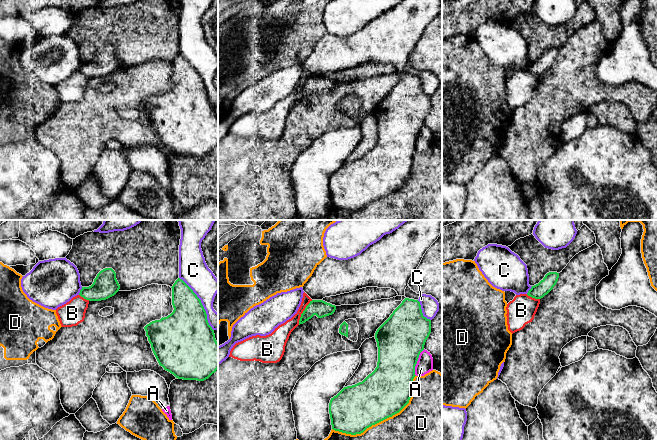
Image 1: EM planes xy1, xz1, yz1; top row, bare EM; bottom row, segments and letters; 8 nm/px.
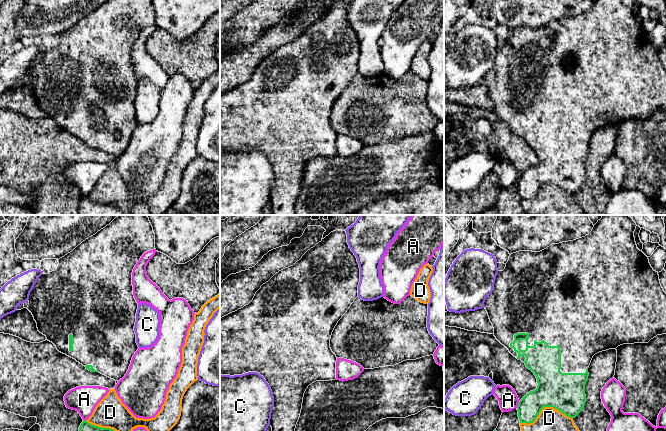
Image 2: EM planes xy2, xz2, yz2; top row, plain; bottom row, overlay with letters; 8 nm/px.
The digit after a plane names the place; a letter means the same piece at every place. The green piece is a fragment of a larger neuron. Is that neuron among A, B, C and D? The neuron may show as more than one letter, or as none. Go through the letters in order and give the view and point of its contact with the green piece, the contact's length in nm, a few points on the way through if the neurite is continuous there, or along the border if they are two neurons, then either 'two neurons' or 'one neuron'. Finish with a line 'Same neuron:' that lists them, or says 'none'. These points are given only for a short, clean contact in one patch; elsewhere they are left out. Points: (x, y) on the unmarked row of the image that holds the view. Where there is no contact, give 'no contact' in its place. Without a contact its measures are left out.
A: xz1 (416, 138) | 220 nm | two neurons
B: xz1 (303, 88) | 240 nm | along xz1 (312, 76), (301, 90), (298, 100) | two neurons
C: xy1 (201, 80) | 500 nm | two neurons
D: xz1 (383, 195) | 800 nm | two neurons
Same neuron: none

